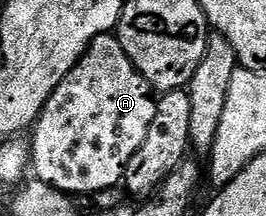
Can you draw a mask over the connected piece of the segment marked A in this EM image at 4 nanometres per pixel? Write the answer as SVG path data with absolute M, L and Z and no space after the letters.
M117 34L101 35L82 54L82 60L60 81L52 97L44 105L41 117L32 128L32 171L40 181L65 191L71 197L93 196L96 191L118 187L126 178L126 166L148 137L148 125L156 117L158 104L150 83L134 70L128 53L120 45Z

